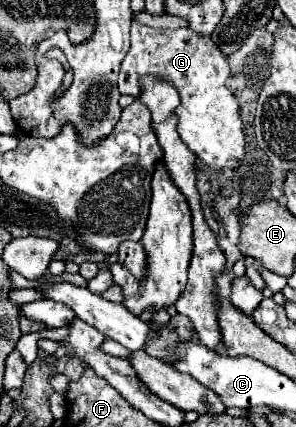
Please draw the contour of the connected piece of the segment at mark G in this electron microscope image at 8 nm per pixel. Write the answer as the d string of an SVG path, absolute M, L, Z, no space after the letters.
M139 23L131 25L131 47L123 59L121 71L119 71L119 93L121 95L131 95L139 97L141 85L139 77L143 73L155 73L165 77L169 83L173 83L181 95L181 103L175 109L177 111L177 131L181 139L189 145L189 149L197 155L199 163L213 171L223 171L223 169L237 169L241 161L247 155L247 141L243 133L243 121L241 121L241 111L239 111L239 99L225 87L227 77L231 75L229 63L223 57L223 53L217 49L217 45L203 35L197 35L189 29L153 29L145 27Z

